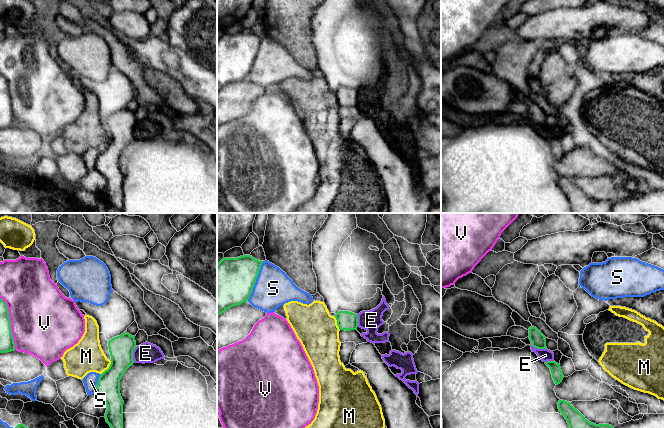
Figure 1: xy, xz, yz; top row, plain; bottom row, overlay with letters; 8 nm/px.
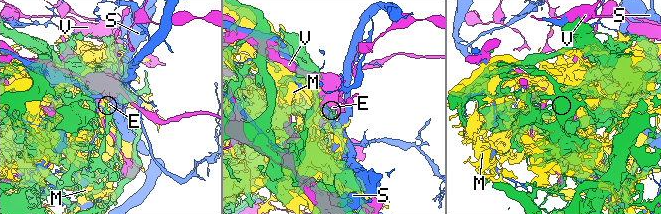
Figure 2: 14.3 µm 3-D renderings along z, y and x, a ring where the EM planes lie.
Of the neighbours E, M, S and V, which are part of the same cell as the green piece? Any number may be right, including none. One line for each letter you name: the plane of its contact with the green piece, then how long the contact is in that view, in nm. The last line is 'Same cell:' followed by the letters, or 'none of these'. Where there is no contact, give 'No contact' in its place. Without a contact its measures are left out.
Same cell: none of these

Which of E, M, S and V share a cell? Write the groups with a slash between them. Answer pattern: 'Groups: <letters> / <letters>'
Groups: E / M / S / V

